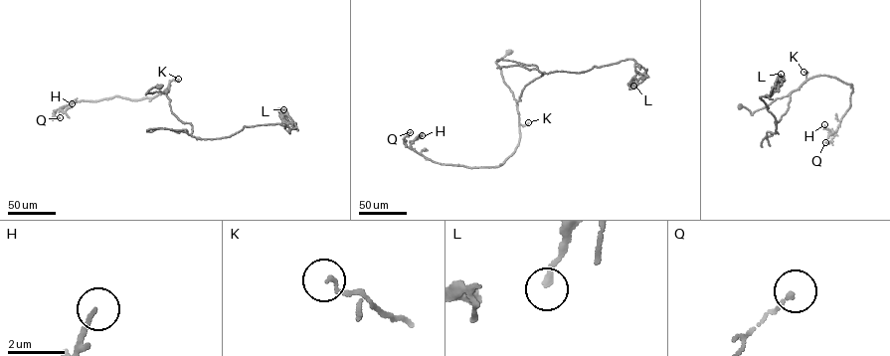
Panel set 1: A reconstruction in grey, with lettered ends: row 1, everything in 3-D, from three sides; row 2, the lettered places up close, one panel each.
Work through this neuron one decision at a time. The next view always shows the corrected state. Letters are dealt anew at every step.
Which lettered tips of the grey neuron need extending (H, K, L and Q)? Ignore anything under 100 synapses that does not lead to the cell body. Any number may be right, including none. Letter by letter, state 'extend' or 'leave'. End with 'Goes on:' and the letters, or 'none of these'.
H: leave
K: leave
L: leave
Q: leave
Goes on: none of these

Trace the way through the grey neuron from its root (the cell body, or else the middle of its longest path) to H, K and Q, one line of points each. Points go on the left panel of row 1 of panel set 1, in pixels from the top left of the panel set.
H: (158, 87), (146, 94), (165, 93), (170, 86), (151, 97), (81, 100), (60, 110), (64, 111), (72, 103)
K: (158, 87), (151, 88), (146, 94), (160, 90), (165, 93), (169, 82), (178, 79)
Q: (158, 87), (146, 94), (165, 93), (170, 86), (151, 98), (115, 96), (74, 101), (53, 113), (60, 117)

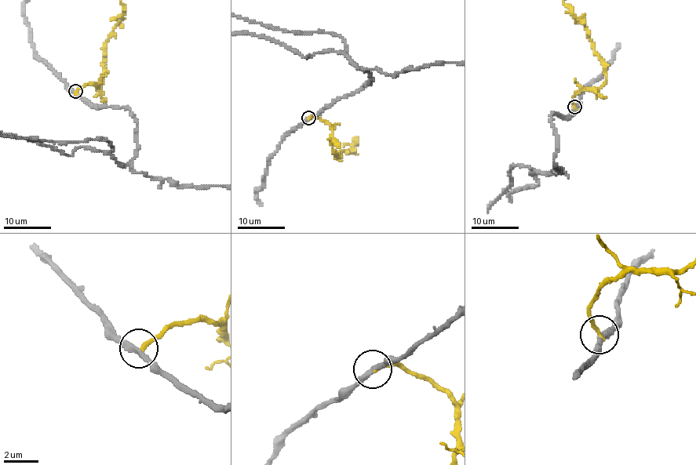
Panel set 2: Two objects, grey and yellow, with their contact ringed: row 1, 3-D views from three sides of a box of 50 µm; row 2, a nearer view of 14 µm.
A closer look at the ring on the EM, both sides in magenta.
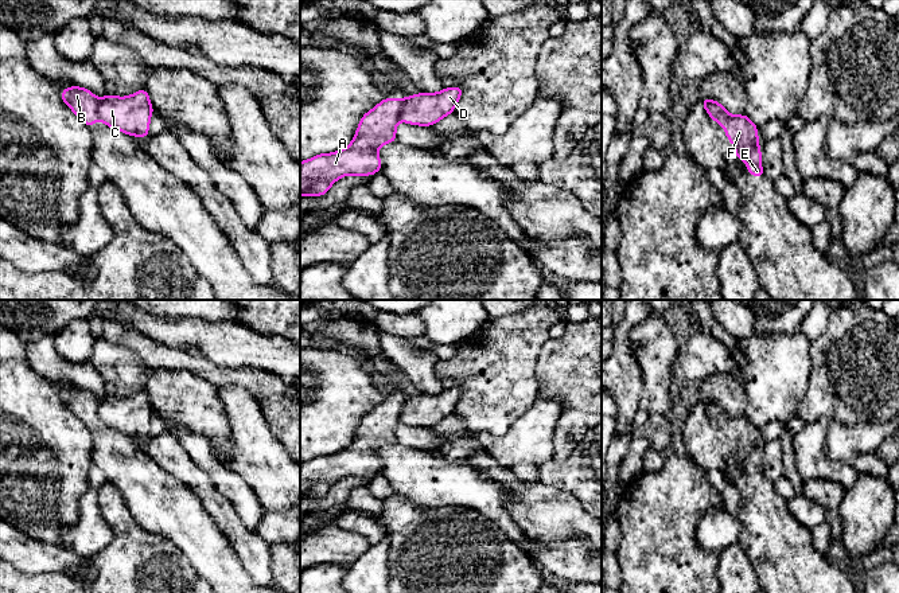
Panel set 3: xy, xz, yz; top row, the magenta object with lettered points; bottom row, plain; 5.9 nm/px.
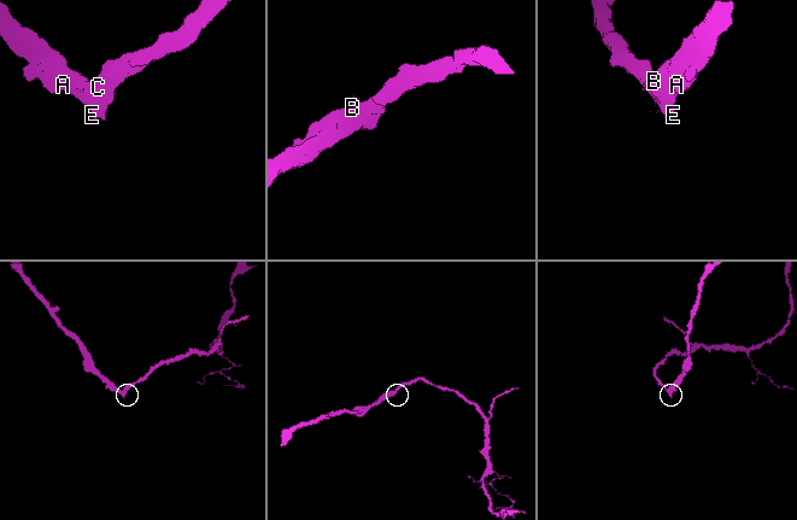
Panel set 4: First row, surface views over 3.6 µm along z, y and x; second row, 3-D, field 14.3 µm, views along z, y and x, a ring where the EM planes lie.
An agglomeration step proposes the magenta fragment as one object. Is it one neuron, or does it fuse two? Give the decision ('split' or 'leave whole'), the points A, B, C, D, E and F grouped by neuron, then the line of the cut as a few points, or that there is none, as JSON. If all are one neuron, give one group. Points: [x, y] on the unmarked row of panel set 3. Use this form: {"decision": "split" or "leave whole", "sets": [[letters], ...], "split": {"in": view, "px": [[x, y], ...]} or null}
{"decision": "split", "sets": [["A", "B", "F"], ["C", "D", "E"]], "split": {"in": "xz", "px": [[404, 401], [399, 420]]}}

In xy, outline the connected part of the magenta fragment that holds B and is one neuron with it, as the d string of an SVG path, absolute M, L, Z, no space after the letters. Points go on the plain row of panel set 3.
M79 387L66 389L61 393L65 406L87 428L92 429L98 417L100 401L92 391Z

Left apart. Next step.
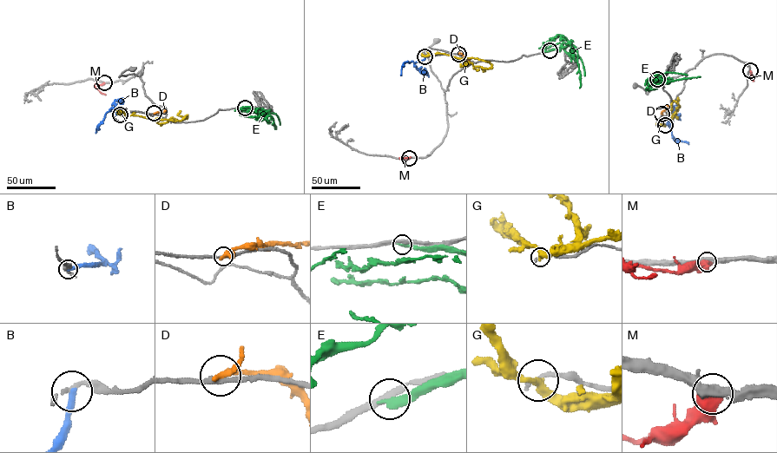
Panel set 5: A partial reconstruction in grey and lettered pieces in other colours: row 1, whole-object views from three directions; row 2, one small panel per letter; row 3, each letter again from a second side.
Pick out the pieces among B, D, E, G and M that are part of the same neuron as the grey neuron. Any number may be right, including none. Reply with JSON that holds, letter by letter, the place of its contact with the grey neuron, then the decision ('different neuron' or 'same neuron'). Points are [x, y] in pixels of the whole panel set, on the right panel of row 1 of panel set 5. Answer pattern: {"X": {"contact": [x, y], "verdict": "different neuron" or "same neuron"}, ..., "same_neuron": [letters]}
{"B": {"contact": [665, 125], "verdict": "different neuron"}, "D": {"contact": [661, 114], "verdict": "different neuron"}, "E": {"contact": [657, 79], "verdict": "different neuron"}, "G": {"contact": [665, 125], "verdict": "different neuron"}, "M": {"contact": [750, 70], "verdict": "different neuron"}, "same_neuron": []}

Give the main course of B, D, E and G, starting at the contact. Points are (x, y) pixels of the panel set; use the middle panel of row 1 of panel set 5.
B: (425, 56), (414, 65), (419, 70), (424, 69), (426, 75)
D: (458, 54), (470, 58)
E: (549, 50), (569, 44), (575, 47), (581, 77), (579, 88)
G: (424, 56), (443, 53), (473, 66), (489, 68), (483, 68), (484, 71)

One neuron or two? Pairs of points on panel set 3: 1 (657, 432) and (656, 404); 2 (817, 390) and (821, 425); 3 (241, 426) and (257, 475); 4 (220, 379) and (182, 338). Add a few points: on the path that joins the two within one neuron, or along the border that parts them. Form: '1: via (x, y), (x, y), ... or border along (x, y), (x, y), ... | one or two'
1: border along (649, 414), (658, 413), (677, 417) | two
2: border along (828, 421), (821, 418), (805, 424) | two
3: via (252, 439), (257, 463) | one
4: border along (202, 355), (220, 366), (232, 369) | two

